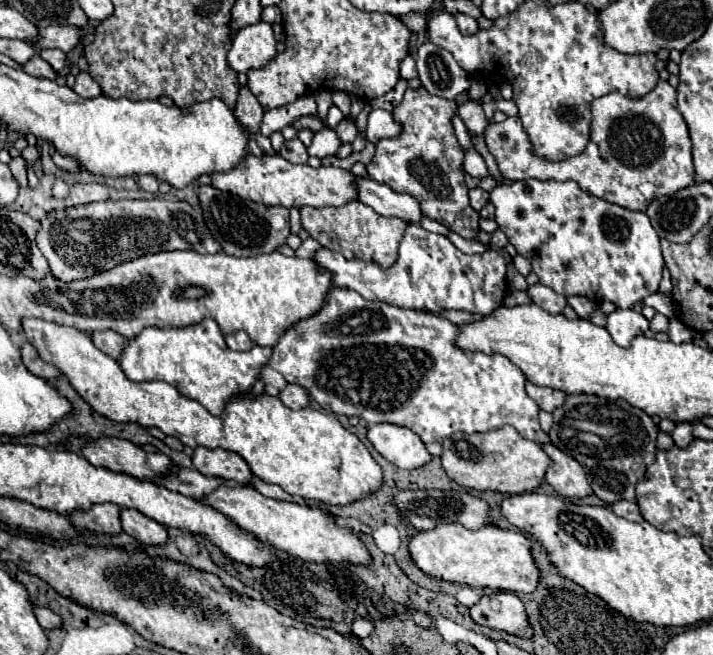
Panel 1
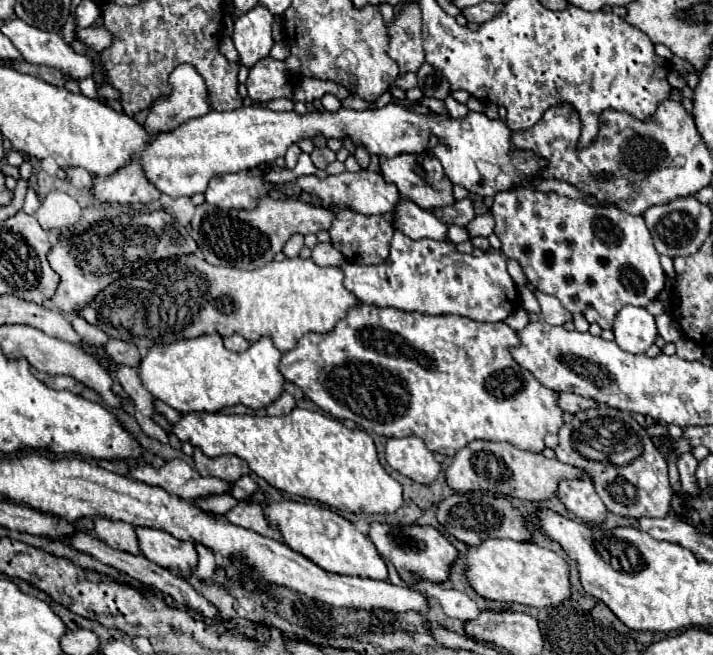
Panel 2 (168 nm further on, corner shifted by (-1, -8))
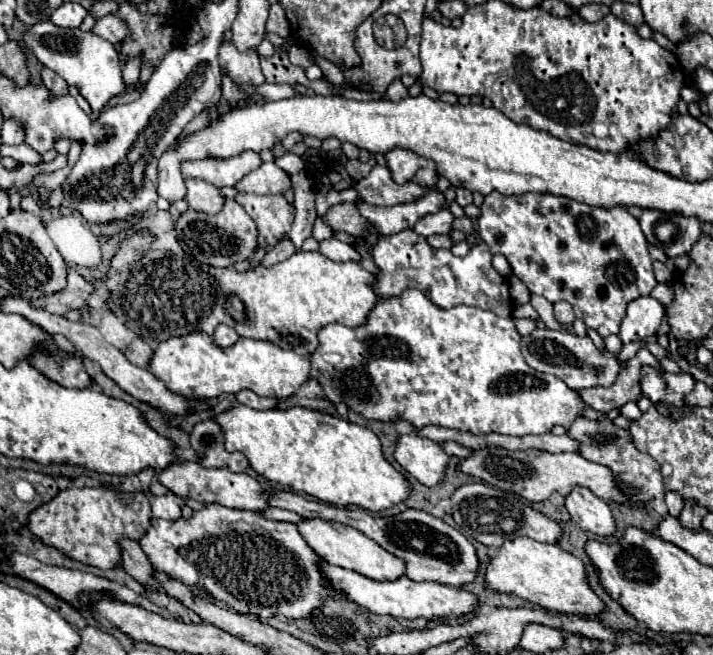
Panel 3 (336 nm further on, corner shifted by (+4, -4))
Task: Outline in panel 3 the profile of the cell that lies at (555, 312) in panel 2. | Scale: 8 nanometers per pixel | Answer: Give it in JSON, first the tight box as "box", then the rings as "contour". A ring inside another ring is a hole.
{"box":[555,300,575,324],"contour":[[[561,300],[561,302],[555,302],[555,320],[559,322],[559,324],[573,324],[573,320],[575,320],[575,314],[573,314],[573,308],[571,308],[571,304],[569,302],[565,302],[565,300]]]}

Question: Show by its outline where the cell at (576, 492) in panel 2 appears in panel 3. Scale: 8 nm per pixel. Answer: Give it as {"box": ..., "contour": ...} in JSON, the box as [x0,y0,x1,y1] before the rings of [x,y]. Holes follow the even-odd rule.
{"box":[565,488,615,536],"contour":[[[575,488],[565,498],[565,508],[583,530],[597,536],[615,534],[615,518],[609,504],[597,498],[589,488]]]}

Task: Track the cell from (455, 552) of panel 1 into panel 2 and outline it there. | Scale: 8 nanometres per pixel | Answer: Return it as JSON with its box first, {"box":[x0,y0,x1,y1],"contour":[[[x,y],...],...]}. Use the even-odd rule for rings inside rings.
{"box":[466,538,570,608],"contour":[[[488,538],[478,546],[468,546],[466,578],[470,586],[486,600],[520,602],[534,608],[548,608],[570,596],[566,560],[532,542]]]}

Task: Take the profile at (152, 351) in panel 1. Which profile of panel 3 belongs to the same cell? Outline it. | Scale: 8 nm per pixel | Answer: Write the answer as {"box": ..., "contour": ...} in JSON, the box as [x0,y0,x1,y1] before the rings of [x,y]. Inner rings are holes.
{"box":[149,332,311,398],"contour":[[[193,332],[189,336],[169,338],[159,344],[151,358],[149,370],[167,384],[169,390],[181,396],[195,398],[217,398],[221,394],[237,394],[239,390],[253,390],[259,396],[269,398],[289,398],[307,380],[311,362],[307,356],[299,356],[293,350],[283,350],[273,342],[239,338],[235,346],[219,348],[211,336],[203,332]]]}

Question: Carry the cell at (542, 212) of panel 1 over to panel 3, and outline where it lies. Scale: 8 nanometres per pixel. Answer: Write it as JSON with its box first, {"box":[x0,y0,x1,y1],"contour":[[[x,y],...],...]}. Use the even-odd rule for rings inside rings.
{"box":[477,192,657,338],"contour":[[[491,192],[483,200],[481,214],[477,218],[477,232],[489,246],[491,254],[499,252],[507,258],[513,274],[531,292],[545,296],[549,302],[567,300],[573,306],[575,316],[581,318],[587,328],[593,328],[601,338],[619,334],[619,322],[623,320],[627,302],[649,294],[657,286],[653,276],[653,260],[647,252],[647,238],[641,232],[639,220],[621,206],[605,210],[553,194],[503,196],[499,192]]]}

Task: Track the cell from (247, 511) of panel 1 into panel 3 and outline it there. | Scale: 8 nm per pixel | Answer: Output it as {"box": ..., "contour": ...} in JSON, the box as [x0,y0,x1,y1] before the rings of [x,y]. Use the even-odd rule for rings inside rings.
{"box":[297,518,405,582],"contour":[[[311,518],[297,526],[299,526],[299,532],[305,538],[305,542],[315,550],[315,554],[319,554],[323,560],[327,560],[333,566],[353,570],[353,572],[367,576],[371,580],[377,580],[377,582],[391,582],[405,574],[405,562],[401,558],[389,554],[377,542],[373,542],[363,532],[359,532],[351,526],[343,526],[339,522],[325,522],[319,518],[315,518],[315,520]]]}

